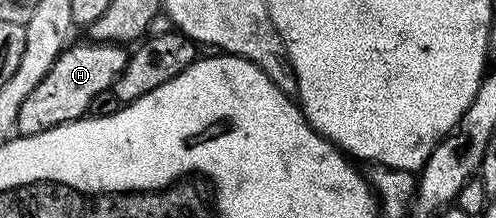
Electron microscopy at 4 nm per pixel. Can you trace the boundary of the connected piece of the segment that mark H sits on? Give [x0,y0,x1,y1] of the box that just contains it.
[16,42,127,136]

